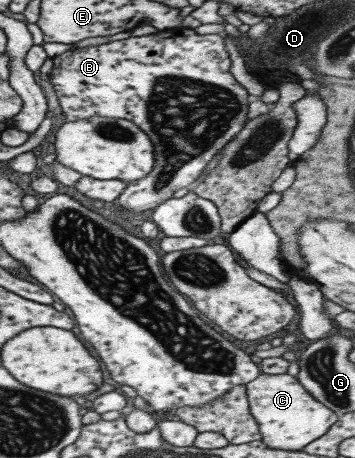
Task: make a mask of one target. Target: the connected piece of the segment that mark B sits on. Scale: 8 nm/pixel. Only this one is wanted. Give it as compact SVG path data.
M178 26L177 28L170 28L167 30L158 30L156 33L146 36L134 37L129 36L126 39L110 41L101 45L90 47L72 47L64 51L61 55L56 55L52 58L52 70L49 75L50 82L55 89L57 98L59 100L59 107L68 121L76 121L80 119L90 118L92 116L104 116L120 119L127 119L133 121L144 133L148 134L152 145L154 145L154 153L156 155L156 164L148 176L128 183L126 190L118 197L118 203L122 208L132 211L134 213L148 213L154 210L157 205L173 198L173 194L184 188L190 188L201 175L202 171L214 155L219 153L225 145L234 138L238 132L242 131L245 120L248 117L248 103L251 96L246 92L246 89L238 83L230 72L230 54L226 50L224 44L223 34L208 34L198 35L196 30Z

